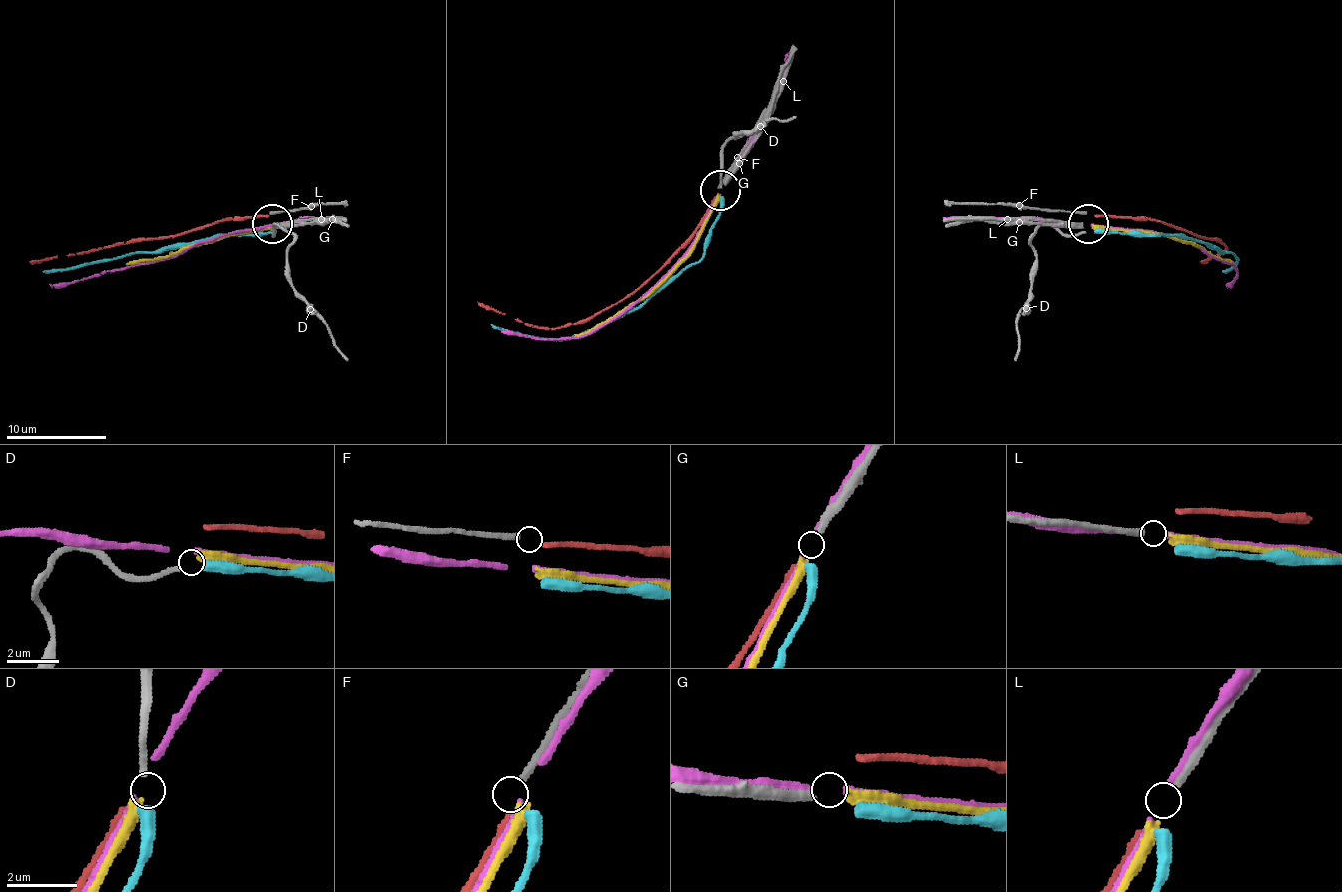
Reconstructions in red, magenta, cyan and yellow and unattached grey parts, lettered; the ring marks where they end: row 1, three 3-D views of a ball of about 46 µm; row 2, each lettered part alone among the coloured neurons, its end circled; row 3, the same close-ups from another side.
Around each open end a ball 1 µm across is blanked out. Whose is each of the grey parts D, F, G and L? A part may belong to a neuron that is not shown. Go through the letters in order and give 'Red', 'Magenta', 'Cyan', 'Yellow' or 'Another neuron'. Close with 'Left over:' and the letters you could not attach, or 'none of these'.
D: Cyan
F: Another neuron
G: Yellow
L: Another neuron
Left over: F, L

